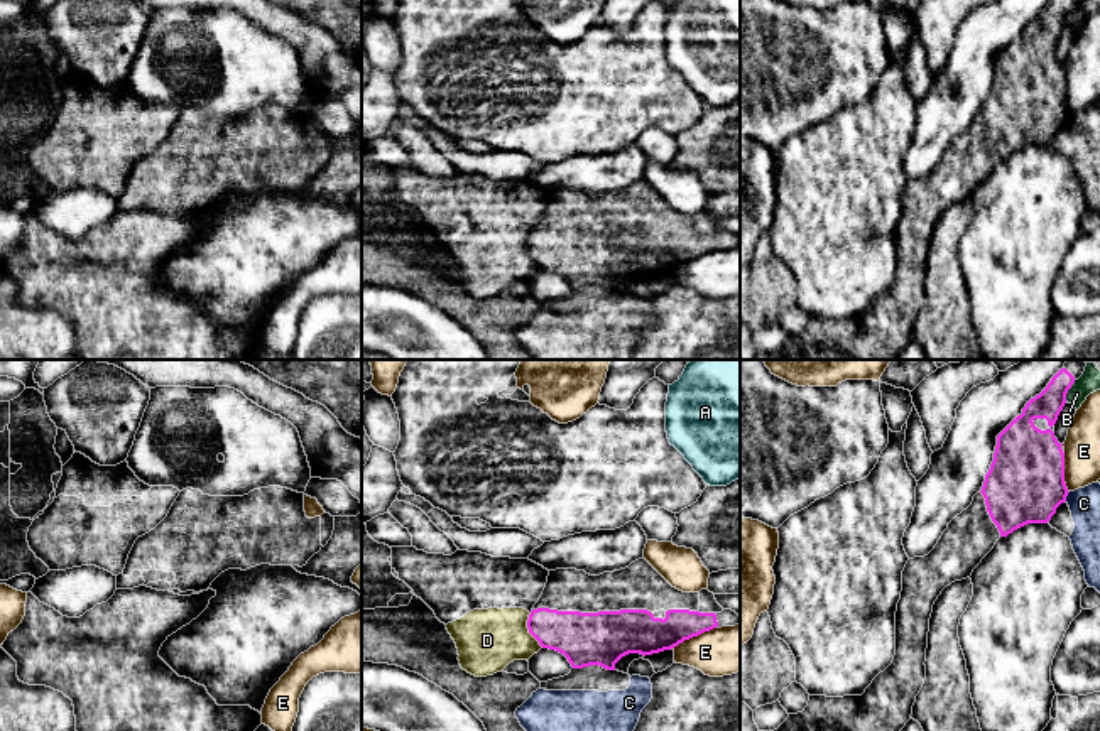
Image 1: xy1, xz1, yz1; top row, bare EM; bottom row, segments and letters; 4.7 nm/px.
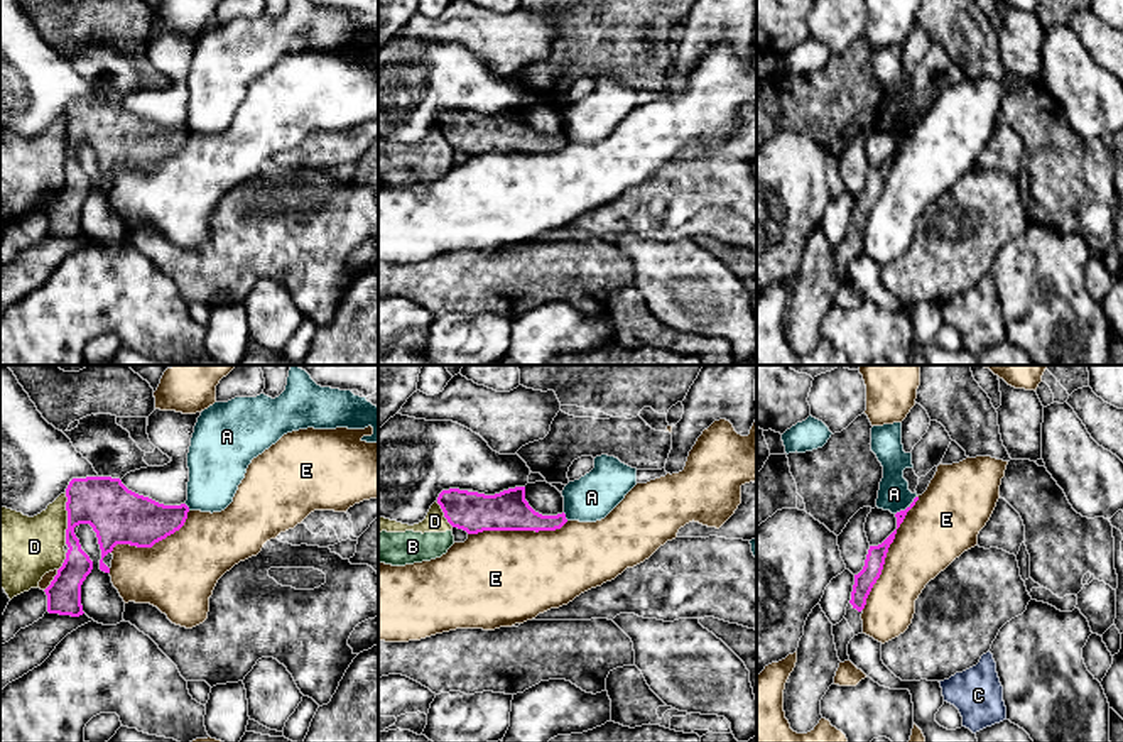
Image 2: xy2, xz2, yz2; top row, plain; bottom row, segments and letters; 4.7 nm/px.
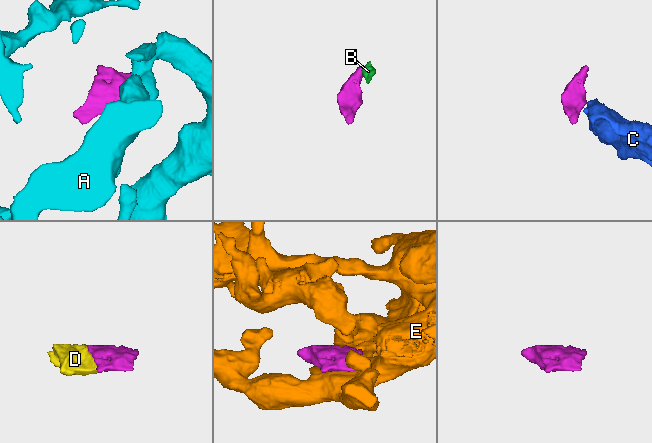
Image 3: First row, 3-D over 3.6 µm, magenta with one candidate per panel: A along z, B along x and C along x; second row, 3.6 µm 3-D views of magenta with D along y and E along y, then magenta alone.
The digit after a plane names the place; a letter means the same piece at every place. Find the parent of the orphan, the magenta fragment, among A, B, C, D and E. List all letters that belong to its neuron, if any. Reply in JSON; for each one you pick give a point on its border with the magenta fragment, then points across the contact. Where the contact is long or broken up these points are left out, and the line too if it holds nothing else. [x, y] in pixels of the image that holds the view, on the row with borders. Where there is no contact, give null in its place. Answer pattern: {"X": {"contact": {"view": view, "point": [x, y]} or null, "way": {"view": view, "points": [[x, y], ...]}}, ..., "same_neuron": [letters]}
{"same_neuron": []}

